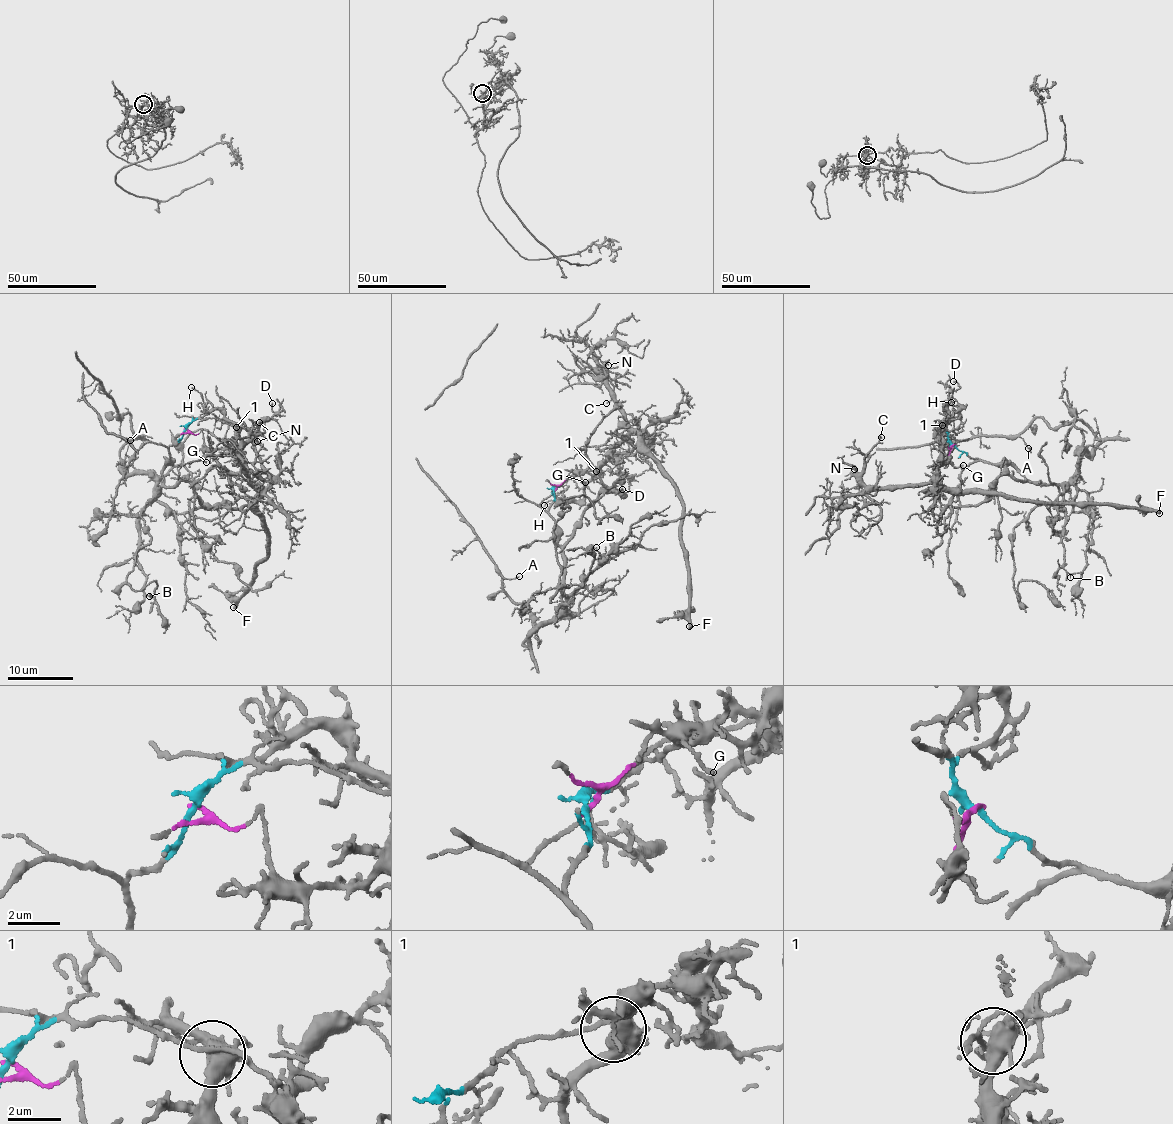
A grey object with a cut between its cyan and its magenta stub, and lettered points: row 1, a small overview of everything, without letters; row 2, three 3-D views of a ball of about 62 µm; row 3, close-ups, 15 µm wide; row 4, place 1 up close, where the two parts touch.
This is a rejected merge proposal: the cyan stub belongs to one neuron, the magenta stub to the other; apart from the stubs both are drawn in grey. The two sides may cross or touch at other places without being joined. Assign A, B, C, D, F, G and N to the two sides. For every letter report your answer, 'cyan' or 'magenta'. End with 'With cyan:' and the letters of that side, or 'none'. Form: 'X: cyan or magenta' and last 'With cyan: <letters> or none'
A: cyan
B: cyan
C: magenta
D: magenta
F: magenta
G: magenta
N: magenta
With cyan: A, B

